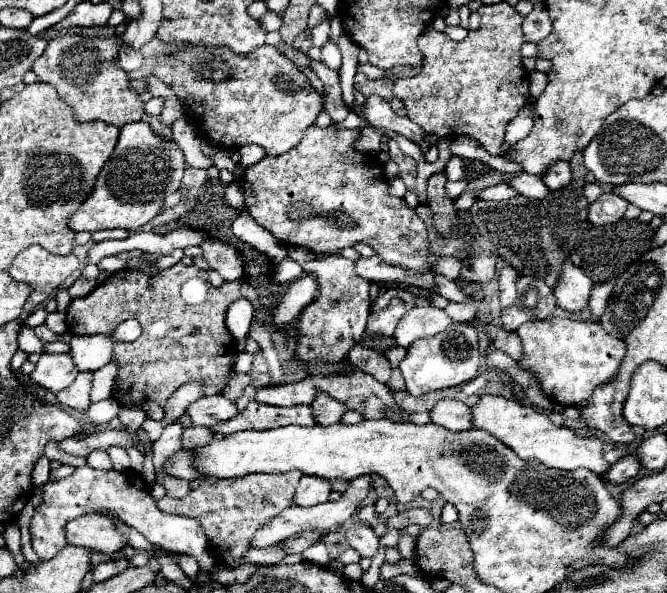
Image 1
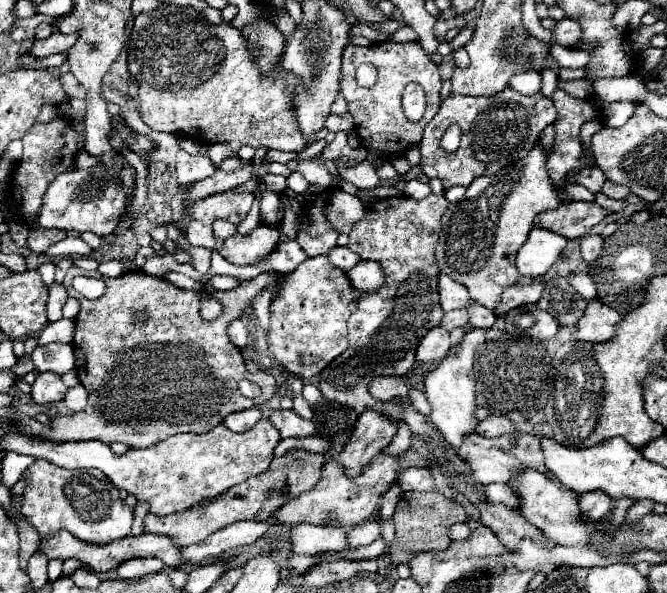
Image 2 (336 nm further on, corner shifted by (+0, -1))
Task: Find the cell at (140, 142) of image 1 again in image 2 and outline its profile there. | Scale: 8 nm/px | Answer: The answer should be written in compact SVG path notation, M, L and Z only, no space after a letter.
M119 153L123 159L119 177L109 173L111 163L97 163L89 169L75 169L69 173L61 173L45 193L43 205L39 209L39 225L45 229L63 229L63 231L89 231L99 237L111 235L117 227L121 215L127 211L129 191L135 185L135 169L133 165Z

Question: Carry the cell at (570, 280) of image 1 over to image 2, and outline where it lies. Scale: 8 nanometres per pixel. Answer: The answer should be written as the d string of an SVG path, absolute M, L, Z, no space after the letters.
M589 299L583 317L577 323L577 339L579 341L609 341L615 331L615 323L621 321L621 315L605 305L601 299Z

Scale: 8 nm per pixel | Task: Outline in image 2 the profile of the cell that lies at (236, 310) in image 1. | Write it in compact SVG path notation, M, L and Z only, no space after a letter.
M233 321L231 325L229 325L229 339L233 341L233 345L237 345L239 349L243 349L243 347L247 347L249 345L249 331L247 331L247 325L243 323L243 321Z

